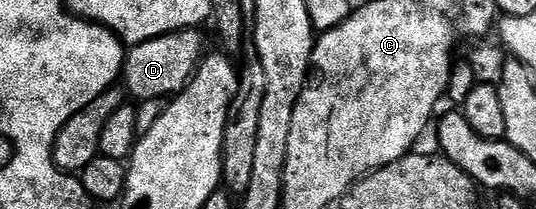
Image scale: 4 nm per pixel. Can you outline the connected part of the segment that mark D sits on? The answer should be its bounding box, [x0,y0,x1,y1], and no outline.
[123,28,207,102]

